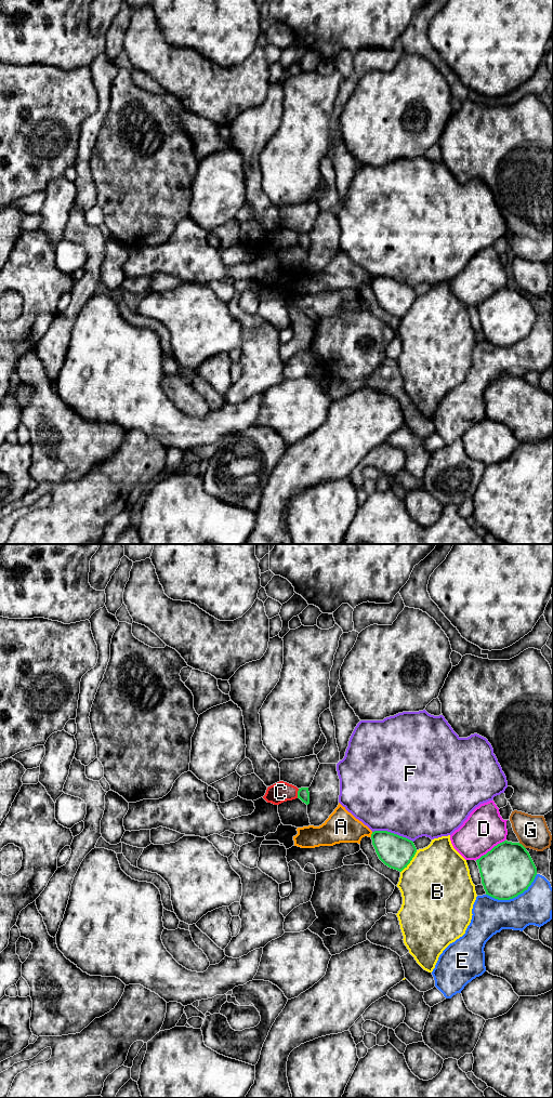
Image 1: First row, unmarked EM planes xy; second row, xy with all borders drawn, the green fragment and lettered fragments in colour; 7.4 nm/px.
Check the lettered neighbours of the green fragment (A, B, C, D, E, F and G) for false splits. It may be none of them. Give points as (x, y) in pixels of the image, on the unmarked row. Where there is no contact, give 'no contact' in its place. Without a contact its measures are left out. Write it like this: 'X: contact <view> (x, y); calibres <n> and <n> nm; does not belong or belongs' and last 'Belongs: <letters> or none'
A: contact xy (371, 280); calibres 240 and 240 nm; does not belong
B: contact xy (410, 306); calibres 240 and 500 nm; does not belong
C: contact xy (298, 239); calibres 90 and 150 nm; does not belong
D: contact xy (490, 296); calibres 400 and 300 nm; does not belong
E: contact xy (513, 343); calibres 400 and 280 nm; does not belong
F: contact xy (393, 279); calibres 240 and 500 nm; does not belong
G: contact xy (522, 291); calibres 400 and 240 nm; does not belong
Belongs: none

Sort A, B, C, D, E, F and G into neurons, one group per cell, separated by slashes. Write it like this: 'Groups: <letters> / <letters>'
Groups: A / B / C / D / E / F / G

